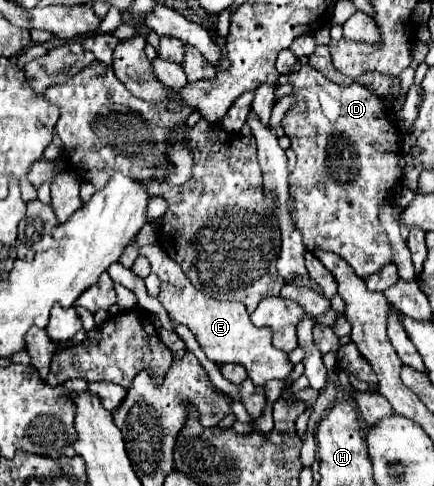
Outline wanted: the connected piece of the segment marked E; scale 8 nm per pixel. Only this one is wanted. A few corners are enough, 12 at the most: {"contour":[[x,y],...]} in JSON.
{"contour":[[159,242],[145,245],[158,300],[208,360],[240,364],[254,386],[286,380],[244,304],[196,290]]}

